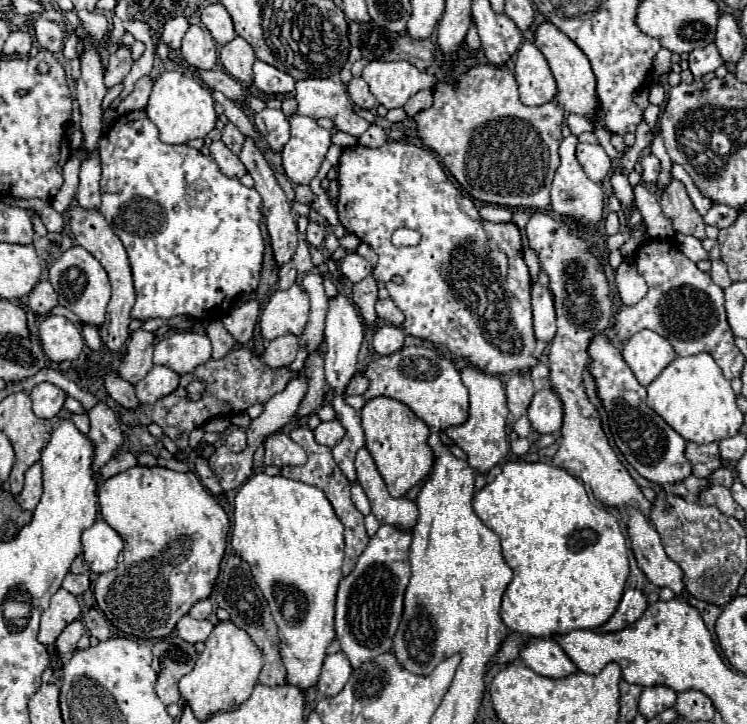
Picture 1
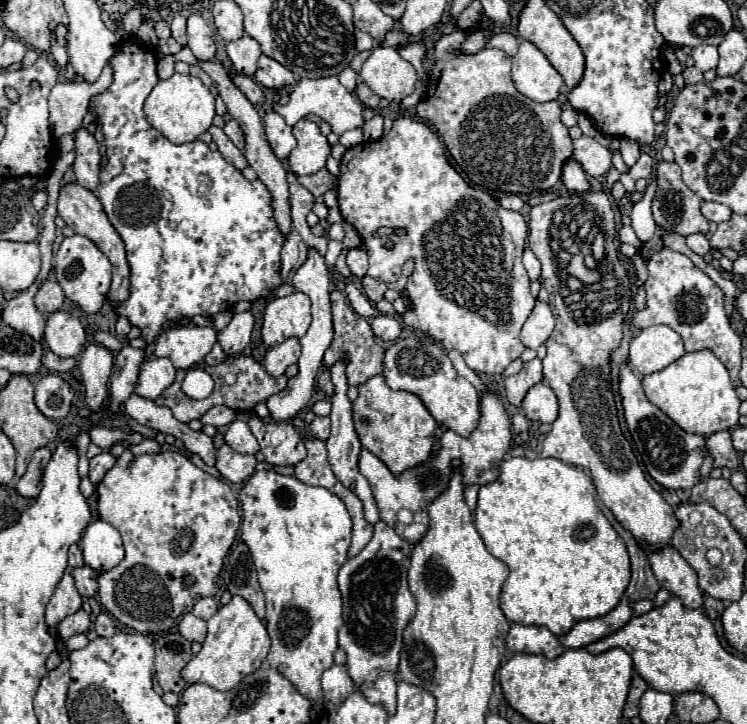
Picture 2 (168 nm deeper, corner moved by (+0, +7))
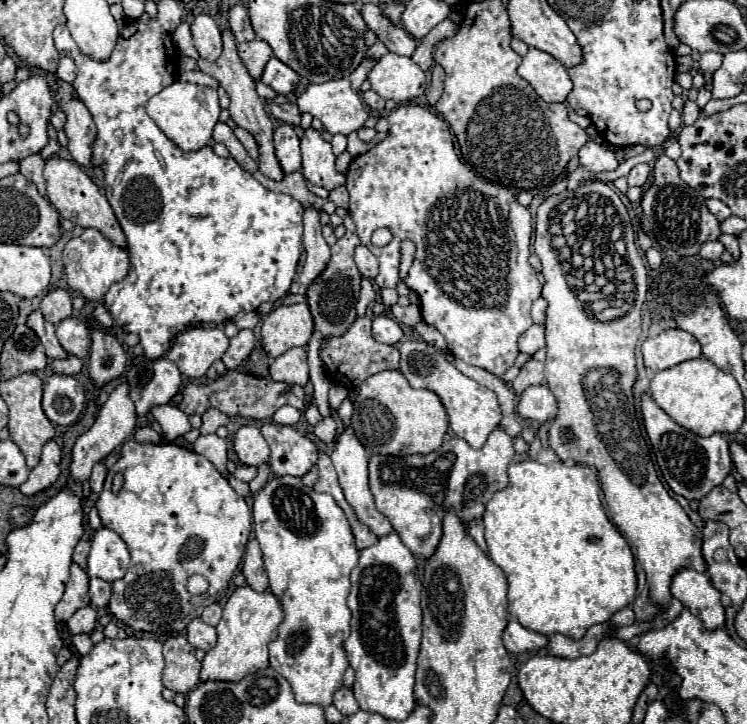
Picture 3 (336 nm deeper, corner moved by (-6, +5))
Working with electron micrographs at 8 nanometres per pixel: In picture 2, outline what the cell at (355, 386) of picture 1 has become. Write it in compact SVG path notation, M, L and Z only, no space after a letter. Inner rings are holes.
M334 289L330 293L330 299L332 299L332 315L334 315L334 339L332 339L332 345L326 350L323 362L325 367L330 368L334 363L346 359L346 379L348 379L348 385L362 385L366 383L370 377L382 373L382 361L384 361L384 347L378 345L374 333L372 333L372 327L370 323L356 315L354 309L348 305L346 297Z

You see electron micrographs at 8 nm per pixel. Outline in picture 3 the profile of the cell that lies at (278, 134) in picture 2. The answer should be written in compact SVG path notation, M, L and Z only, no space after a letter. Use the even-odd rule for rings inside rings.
M280 125L274 131L274 147L276 147L276 157L284 169L284 173L300 171L300 139L292 125Z

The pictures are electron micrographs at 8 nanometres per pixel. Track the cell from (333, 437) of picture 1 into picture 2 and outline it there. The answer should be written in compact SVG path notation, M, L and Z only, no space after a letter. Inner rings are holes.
M314 417L314 421L310 423L310 433L316 439L326 441L326 437L330 435L330 417Z

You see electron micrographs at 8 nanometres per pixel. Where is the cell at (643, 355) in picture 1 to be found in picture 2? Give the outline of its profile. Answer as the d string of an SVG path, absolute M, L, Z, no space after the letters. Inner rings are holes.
M666 325L642 329L630 343L630 367L642 375L656 373L684 355L682 337Z

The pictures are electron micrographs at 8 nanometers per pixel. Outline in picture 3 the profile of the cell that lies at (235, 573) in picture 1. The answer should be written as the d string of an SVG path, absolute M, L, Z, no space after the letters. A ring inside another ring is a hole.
M250 539L246 545L242 573L246 577L246 585L252 587L254 591L268 589L268 577L266 577L266 569L264 569L264 561L262 561L262 551L260 551L256 539Z

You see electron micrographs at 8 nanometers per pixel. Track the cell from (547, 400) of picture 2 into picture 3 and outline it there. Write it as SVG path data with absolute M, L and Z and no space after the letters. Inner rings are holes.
M534 385L522 393L516 409L524 419L546 423L556 417L556 397L546 385Z

